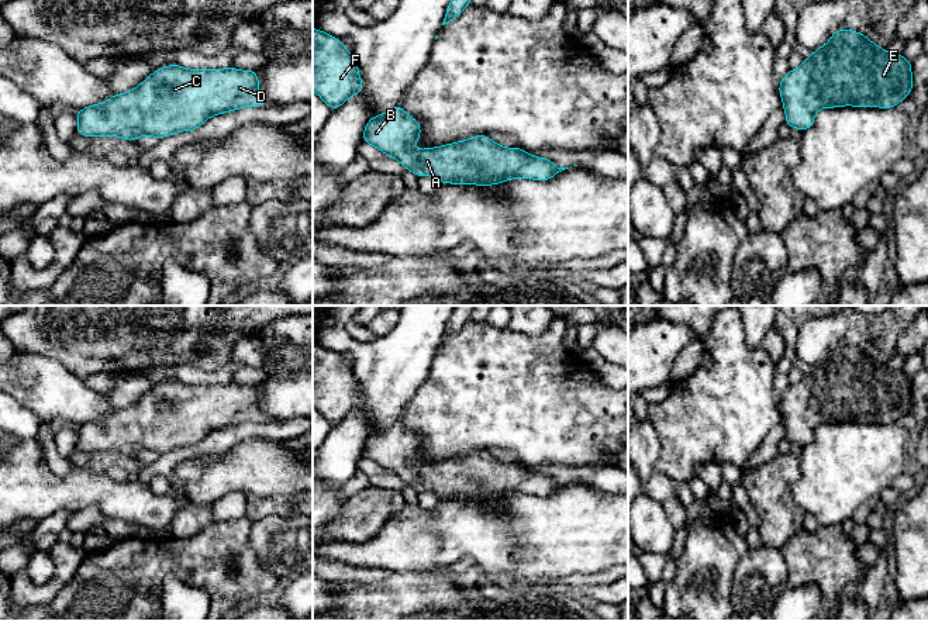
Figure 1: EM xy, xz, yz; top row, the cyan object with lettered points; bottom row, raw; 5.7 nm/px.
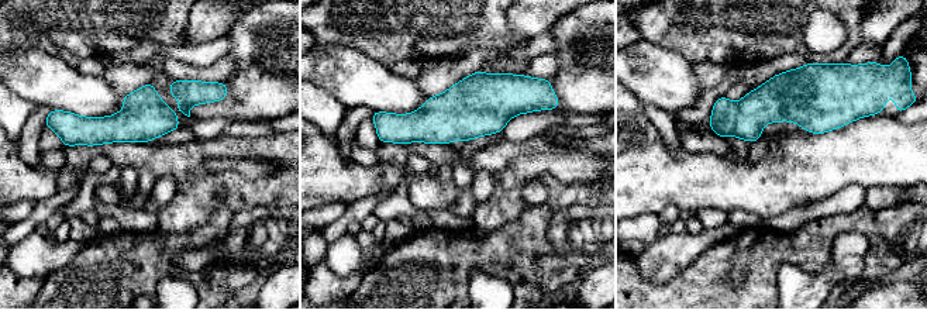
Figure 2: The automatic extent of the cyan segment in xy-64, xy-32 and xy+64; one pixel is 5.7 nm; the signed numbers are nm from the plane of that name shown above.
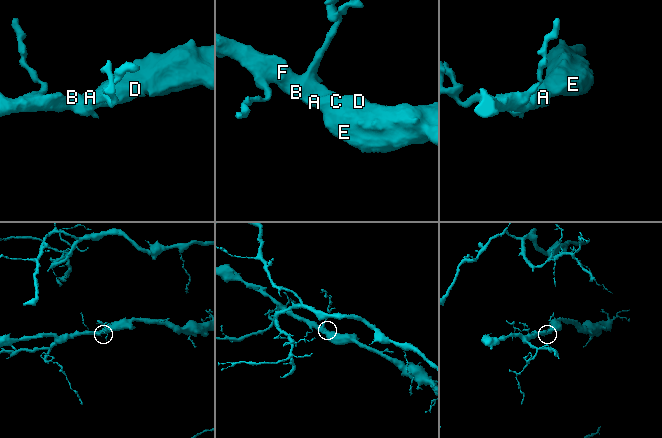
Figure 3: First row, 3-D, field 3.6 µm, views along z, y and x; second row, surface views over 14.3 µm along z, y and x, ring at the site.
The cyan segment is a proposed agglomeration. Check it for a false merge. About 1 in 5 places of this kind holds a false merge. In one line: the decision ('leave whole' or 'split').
leave whole

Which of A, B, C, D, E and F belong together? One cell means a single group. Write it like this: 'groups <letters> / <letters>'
groups A B C D E F

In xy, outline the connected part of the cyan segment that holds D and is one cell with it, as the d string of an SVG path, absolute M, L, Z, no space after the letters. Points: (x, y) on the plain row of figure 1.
M168 380L144 394L138 403L80 424L76 448L135 456L142 451L158 455L194 446L214 429L266 422L258 399L256 386Z

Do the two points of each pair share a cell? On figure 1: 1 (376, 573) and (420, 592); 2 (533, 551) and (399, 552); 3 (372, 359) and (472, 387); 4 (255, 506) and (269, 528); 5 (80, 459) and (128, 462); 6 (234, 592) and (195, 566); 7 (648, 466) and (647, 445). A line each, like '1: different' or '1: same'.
1: different
2: same
3: different
4: different
5: same
6: same
7: same

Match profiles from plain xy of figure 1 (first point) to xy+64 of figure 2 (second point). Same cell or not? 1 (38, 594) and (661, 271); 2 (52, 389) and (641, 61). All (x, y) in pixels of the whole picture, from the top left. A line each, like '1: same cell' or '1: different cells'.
1: same cell
2: same cell

